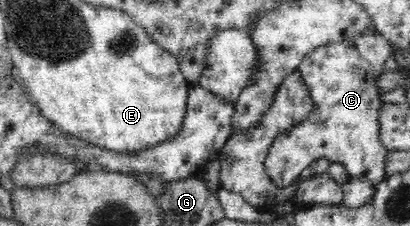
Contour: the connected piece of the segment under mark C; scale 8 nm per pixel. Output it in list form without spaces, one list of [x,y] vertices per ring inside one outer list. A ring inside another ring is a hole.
[[[376,28],[367,30],[360,36],[341,40],[340,42],[320,46],[310,52],[302,63],[303,80],[309,88],[313,100],[312,114],[308,120],[295,124],[290,130],[275,138],[265,160],[265,171],[278,187],[289,187],[314,160],[327,159],[344,165],[352,178],[361,178],[370,184],[380,184],[387,178],[385,156],[388,150],[380,142],[380,108],[386,103],[378,96],[378,80],[385,73],[386,60],[393,53],[390,41]]]

